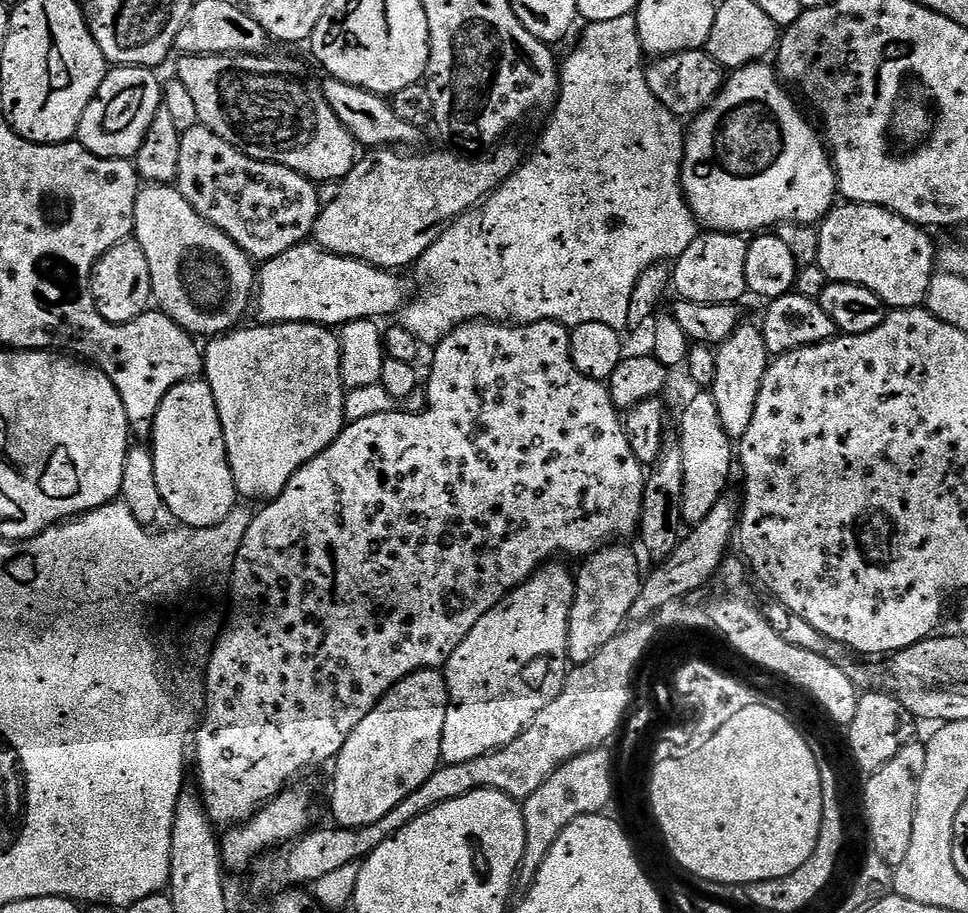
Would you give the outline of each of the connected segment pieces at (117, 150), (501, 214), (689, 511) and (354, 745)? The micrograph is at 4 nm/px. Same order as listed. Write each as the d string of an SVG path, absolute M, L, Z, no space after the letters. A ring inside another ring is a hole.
M116 66L109 71L98 94L86 106L78 133L78 143L95 156L111 160L132 160L138 154L154 114L162 106L162 80L150 68Z
M635 15L614 18L610 22L588 24L585 29L584 37L580 40L580 45L569 54L568 61L566 61L565 64L563 61L562 67L559 69L560 91L554 101L554 107L551 109L551 111L553 110L552 117L549 118L548 125L545 126L544 133L540 136L540 145L537 146L536 153L534 153L529 160L527 157L527 159L521 163L520 167L516 169L516 173L514 173L510 179L505 180L487 200L483 201L483 203L479 205L478 210L465 212L463 216L452 221L452 223L440 233L439 238L434 241L434 243L422 253L419 260L416 261L414 271L416 271L416 280L420 283L420 293L418 293L413 300L411 297L411 299L401 307L398 313L398 319L400 319L398 320L398 324L399 327L410 330L410 334L414 334L414 338L418 338L421 345L428 346L429 344L429 346L435 346L441 344L441 342L452 333L454 328L458 327L460 324L466 324L474 320L490 320L498 324L533 324L534 322L542 322L543 320L557 320L559 324L564 325L564 327L569 330L582 326L586 322L602 322L606 326L610 326L614 329L615 332L623 333L625 329L628 328L628 319L630 318L630 294L634 294L634 286L638 282L638 278L642 278L642 274L650 266L677 260L677 258L679 258L686 250L686 246L690 246L690 242L694 242L694 238L698 235L696 215L690 210L688 200L684 196L684 187L680 184L680 167L684 161L684 138L686 135L686 128L673 112L666 110L666 106L662 106L662 102L658 102L658 98L654 98L654 94L650 94L650 86L644 77L646 57L644 55L644 49L640 46Z
M700 390L688 400L684 413L680 416L678 435L682 452L682 506L683 523L695 526L714 510L714 506L725 495L728 479L734 472L734 442L724 433L718 418L718 406L711 391Z
M423 668L421 672L402 678L388 693L383 696L354 726L350 738L336 755L332 772L332 816L335 823L342 828L361 828L378 822L385 814L390 814L402 798L414 794L430 774L441 767L440 751L442 750L442 726L446 726L448 709L448 687L444 681L443 671L434 668Z

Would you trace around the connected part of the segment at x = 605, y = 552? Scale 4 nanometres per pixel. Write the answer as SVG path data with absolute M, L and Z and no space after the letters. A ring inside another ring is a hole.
M612 542L607 546L601 546L583 561L580 572L575 573L576 593L570 610L570 626L568 627L568 659L573 665L585 664L606 646L619 632L624 631L629 623L632 607L640 593L642 583L642 571L636 556L628 548L623 548L623 543Z

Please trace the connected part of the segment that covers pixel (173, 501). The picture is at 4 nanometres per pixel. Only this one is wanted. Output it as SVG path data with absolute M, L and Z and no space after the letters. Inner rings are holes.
M197 378L182 382L174 386L174 390L166 394L166 398L162 398L162 406L158 406L158 414L152 423L150 447L154 458L154 478L158 478L158 494L162 494L167 515L176 519L173 521L186 528L216 528L218 522L225 520L238 506L234 474L230 470L226 454L226 438L222 434L218 406L214 402L214 394L207 379Z

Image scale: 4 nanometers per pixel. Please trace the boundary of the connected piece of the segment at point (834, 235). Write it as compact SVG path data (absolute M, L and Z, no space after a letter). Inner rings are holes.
M840 202L820 221L818 227L820 237L816 263L828 275L829 281L862 286L878 294L880 301L892 310L919 308L923 305L934 275L934 265L938 260L938 248L937 245L932 245L932 240L928 237L931 235L921 225L911 224L897 212L892 212L882 206Z

